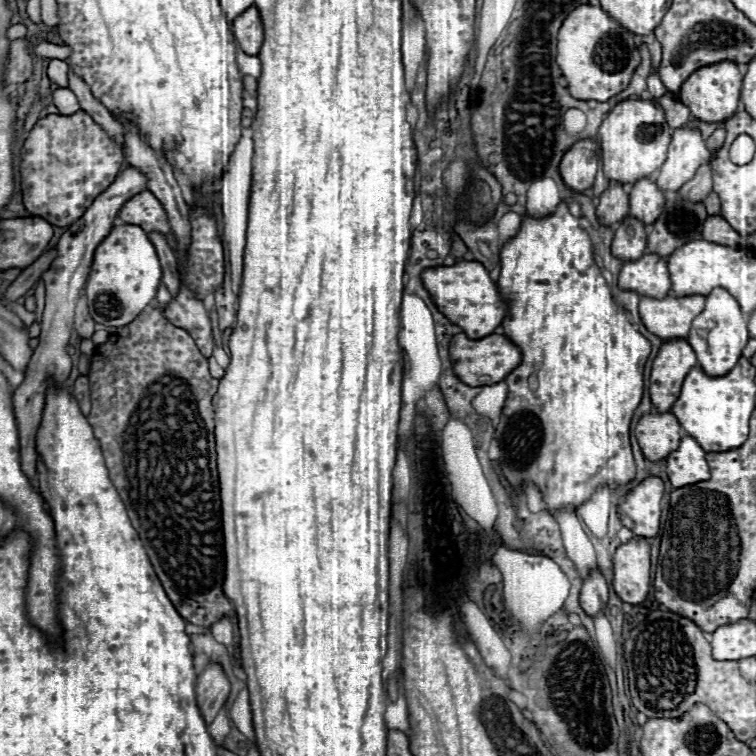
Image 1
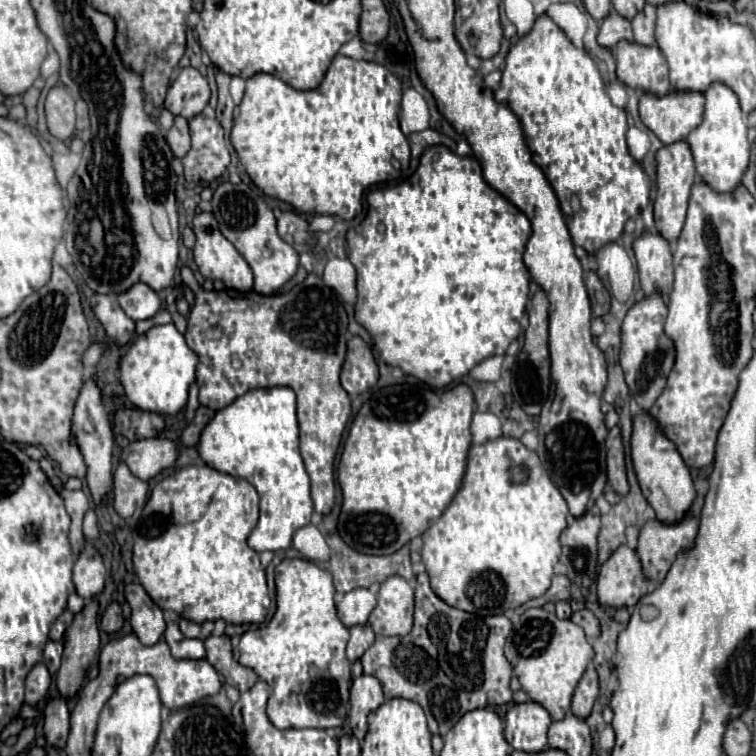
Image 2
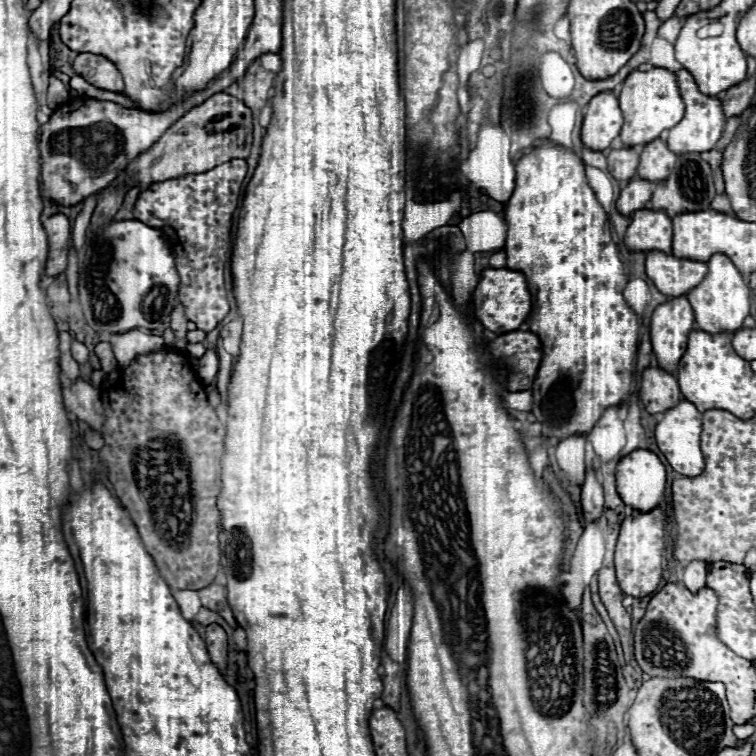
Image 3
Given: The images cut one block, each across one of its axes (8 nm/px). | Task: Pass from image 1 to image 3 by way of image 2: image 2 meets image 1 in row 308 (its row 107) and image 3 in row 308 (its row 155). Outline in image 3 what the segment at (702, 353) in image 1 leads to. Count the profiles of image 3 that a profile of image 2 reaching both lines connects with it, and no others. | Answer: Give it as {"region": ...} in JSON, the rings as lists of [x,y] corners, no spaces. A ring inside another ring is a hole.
{"region":[[[714,254],[708,260],[706,278],[700,286],[690,290],[686,298],[690,300],[696,314],[696,328],[700,328],[702,332],[736,332],[742,328],[744,318],[750,314],[748,286],[744,284],[744,278],[736,270],[736,266],[724,254]]]}

